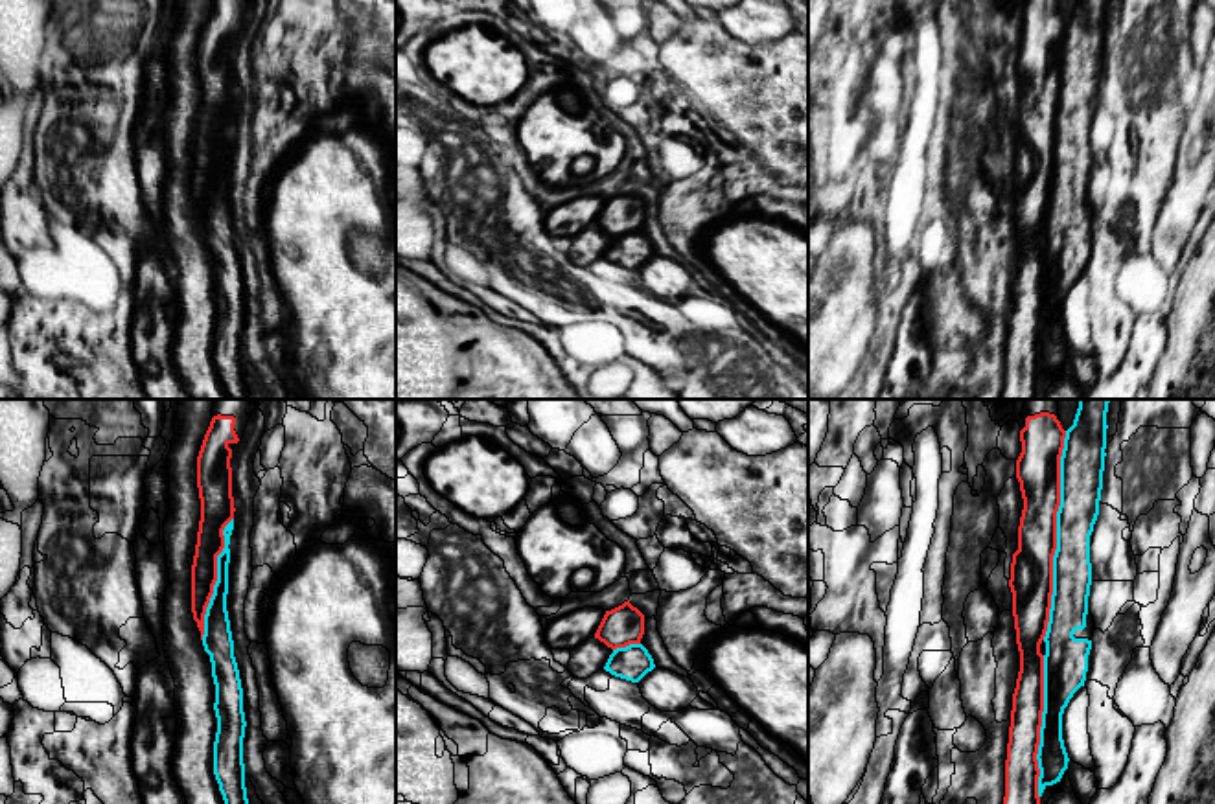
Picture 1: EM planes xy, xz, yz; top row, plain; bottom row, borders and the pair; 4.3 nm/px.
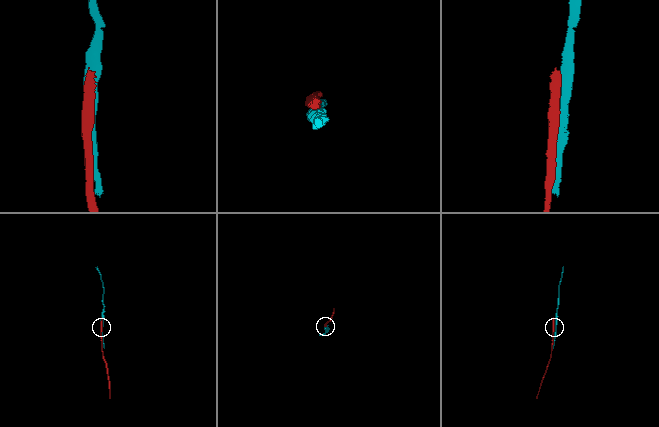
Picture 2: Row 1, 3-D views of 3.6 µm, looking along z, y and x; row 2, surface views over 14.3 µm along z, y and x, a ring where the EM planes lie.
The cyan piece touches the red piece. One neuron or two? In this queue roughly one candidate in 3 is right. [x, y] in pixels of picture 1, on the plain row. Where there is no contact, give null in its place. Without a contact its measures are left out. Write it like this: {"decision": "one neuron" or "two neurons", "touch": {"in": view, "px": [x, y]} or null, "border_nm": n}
{"decision": "two neurons", "touch": {"in": "yz", "px": [1057, 124]}, "border_nm": 900}

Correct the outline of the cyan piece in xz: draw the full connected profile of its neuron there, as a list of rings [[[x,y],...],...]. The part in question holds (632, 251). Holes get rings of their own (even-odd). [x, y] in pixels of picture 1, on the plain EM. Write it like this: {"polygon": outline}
{"polygon": [[[630,232],[626,235],[613,237],[604,254],[611,263],[631,270],[639,270],[654,256],[654,247],[642,232]]]}

